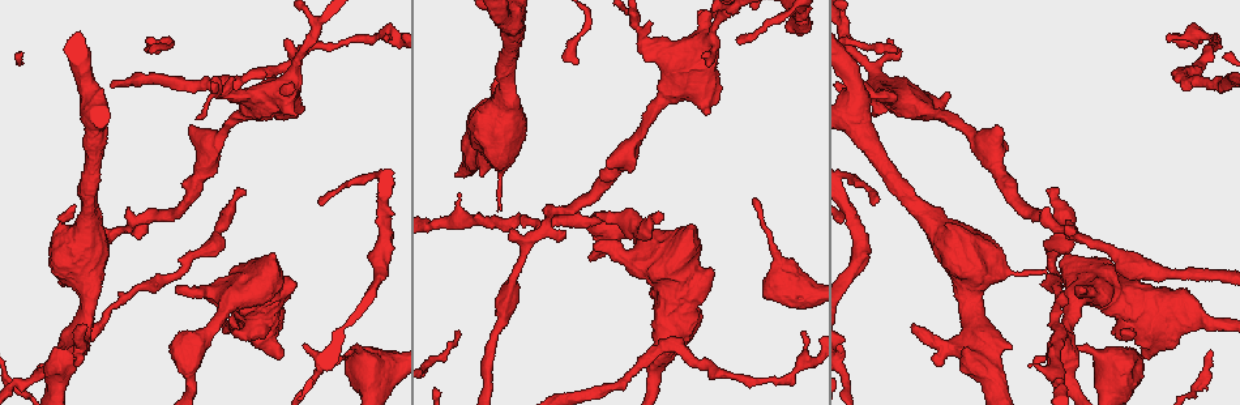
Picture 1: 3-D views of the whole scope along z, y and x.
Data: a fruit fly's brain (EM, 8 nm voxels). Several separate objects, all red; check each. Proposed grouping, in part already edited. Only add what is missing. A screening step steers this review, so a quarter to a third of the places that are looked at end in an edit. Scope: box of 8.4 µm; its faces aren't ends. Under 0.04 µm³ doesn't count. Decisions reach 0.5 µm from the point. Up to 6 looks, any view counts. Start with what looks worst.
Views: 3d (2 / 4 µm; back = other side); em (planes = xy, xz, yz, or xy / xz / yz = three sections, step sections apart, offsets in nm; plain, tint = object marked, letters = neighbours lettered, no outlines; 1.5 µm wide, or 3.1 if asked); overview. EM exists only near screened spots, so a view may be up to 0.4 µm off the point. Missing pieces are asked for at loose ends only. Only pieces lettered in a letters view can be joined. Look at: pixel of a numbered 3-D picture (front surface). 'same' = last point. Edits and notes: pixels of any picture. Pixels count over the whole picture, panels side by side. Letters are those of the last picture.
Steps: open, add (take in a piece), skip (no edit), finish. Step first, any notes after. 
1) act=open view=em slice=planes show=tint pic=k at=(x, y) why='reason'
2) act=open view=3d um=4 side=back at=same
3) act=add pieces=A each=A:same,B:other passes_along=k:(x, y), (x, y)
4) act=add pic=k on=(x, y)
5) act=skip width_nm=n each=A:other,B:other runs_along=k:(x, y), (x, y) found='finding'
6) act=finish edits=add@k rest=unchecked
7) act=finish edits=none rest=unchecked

act=open view=em slice=planes show=letters pic=1 at=(1051, 193) why='an open end'

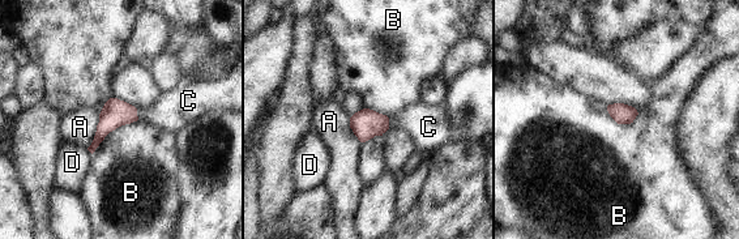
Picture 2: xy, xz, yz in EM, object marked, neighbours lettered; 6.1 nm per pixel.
act=add pieces=C each=A:other,B:other,C:same,D:other passes_along=2:(366, 124), (388, 123), (428, 127) found='it goes on there'

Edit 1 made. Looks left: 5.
act=open view=overview

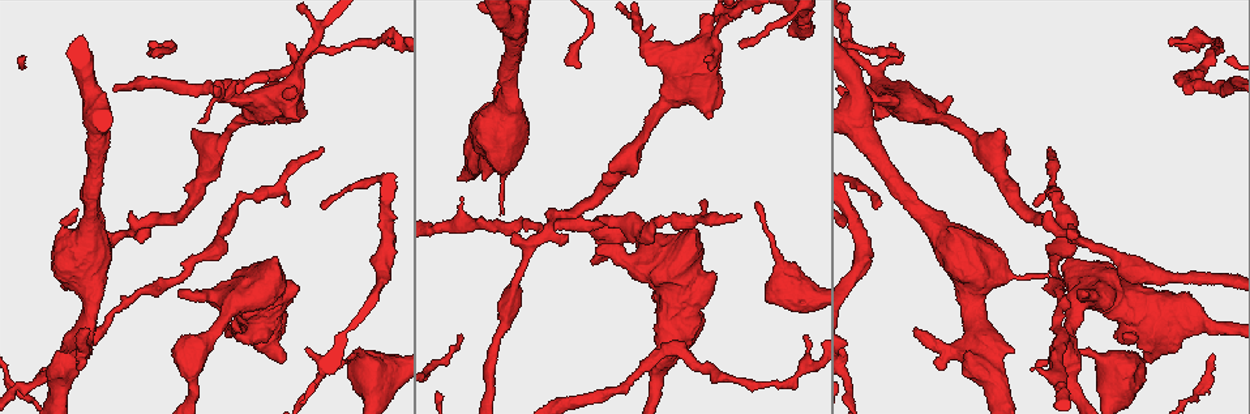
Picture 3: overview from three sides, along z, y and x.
act=open view=em slice=xy step=8 show=letters pic=3 at=(500, 216) why='branch stops here'

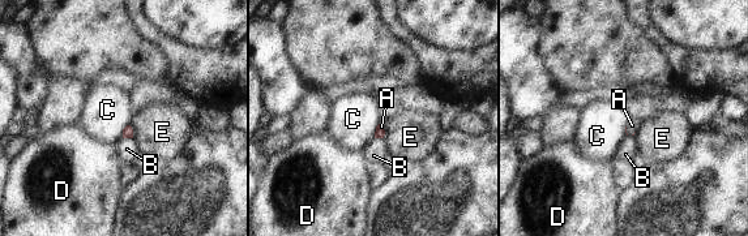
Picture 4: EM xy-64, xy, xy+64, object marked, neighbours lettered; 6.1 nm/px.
act=open view=em slice=planes show=letters at=same

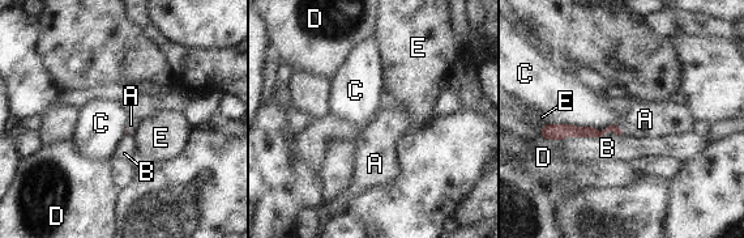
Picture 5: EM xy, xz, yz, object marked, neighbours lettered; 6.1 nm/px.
act=add pieces=A each=A:same,B:other,C:other,D:other,E:other passes_along=5:(578, 131), (619, 128), (645, 119) found='the neuron continues'

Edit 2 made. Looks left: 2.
act=finish edits=add@2,add@5 rest=unchecked

